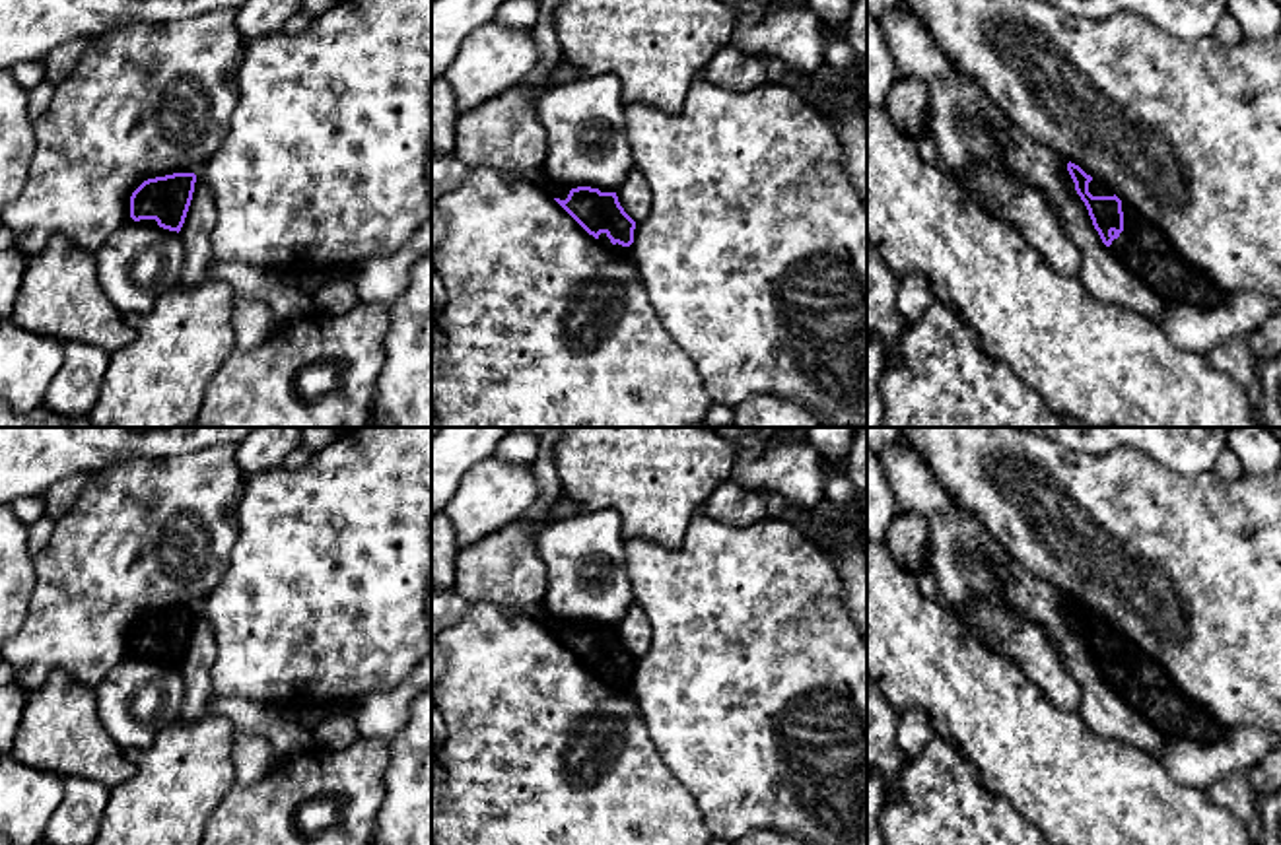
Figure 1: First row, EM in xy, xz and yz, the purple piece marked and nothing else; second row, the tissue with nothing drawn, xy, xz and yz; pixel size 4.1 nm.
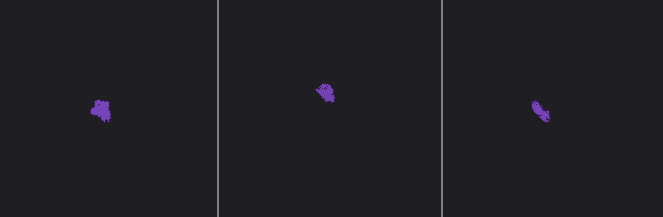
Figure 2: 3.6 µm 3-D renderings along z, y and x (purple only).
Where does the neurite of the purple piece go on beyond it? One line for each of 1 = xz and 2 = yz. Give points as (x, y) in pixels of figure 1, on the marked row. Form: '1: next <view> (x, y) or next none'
1: next xz (556, 191)
2: next yz (1142, 247)

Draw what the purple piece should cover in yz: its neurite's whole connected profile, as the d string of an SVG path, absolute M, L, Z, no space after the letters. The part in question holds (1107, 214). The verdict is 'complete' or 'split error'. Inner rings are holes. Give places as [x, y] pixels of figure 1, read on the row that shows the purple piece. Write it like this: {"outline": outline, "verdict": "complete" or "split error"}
{"outline": "M1067 163L1075 190L1110 253L1166 303L1213 309L1229 295L1190 266L1164 233L1079 165Z", "verdict": "split error"}

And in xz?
{"outline": "M546 177L540 186L605 249L634 260L636 221L620 206L616 192L601 192L591 186L568 188Z", "verdict": "split error"}

